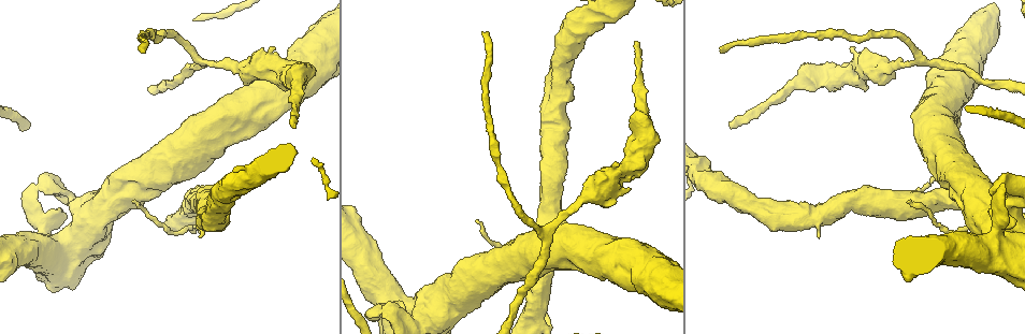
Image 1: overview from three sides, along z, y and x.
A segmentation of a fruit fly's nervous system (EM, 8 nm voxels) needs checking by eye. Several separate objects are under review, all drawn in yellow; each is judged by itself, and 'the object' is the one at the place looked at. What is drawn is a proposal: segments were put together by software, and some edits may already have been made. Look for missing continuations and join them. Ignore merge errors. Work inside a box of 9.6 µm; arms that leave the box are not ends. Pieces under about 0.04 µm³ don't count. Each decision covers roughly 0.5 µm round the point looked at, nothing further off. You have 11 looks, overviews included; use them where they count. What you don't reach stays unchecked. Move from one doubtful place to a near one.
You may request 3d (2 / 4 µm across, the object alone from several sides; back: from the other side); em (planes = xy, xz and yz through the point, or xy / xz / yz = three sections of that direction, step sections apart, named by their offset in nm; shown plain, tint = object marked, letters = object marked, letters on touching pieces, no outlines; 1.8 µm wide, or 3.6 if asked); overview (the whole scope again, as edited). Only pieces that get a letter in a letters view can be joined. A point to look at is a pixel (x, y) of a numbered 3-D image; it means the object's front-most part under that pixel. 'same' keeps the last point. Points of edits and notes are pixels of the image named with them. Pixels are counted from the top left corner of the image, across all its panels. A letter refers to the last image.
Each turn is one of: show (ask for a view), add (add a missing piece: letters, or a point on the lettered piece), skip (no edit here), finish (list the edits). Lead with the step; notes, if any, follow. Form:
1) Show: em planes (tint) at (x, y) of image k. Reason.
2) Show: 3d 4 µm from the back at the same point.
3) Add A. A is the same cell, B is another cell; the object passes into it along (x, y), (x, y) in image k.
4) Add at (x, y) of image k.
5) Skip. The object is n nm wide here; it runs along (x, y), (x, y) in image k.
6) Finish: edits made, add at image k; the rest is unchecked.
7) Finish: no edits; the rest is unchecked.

Show: 3d 4 µm at (191, 218) of image 1. Sudden change in width.

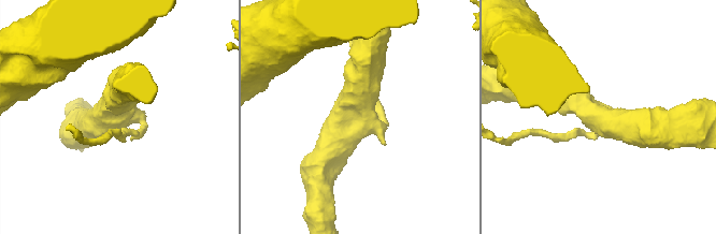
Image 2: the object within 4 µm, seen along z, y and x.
Show: em planes (tint) at (357, 110) of image 2.

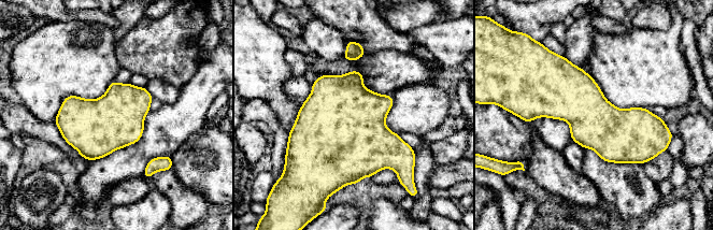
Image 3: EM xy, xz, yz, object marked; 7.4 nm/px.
Show: em planes (letters) at the same point. See the neighbours.

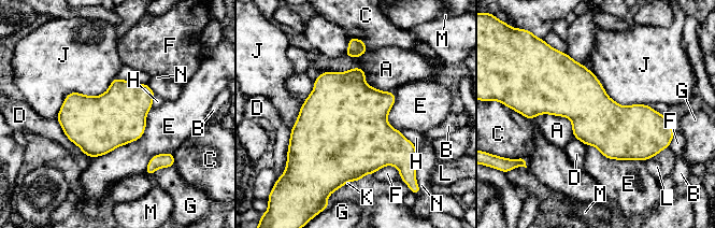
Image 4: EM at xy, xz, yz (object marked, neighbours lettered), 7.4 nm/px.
Skip. A, B, C, D, E, F, G, H, J, K, L, M and N are other cells; a border runs along (116, 76), (55, 117) in image 4; none of them fits.

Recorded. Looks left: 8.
Show: em yz step 8 (plain) at (404, 306) of image 1. Branch stops here.

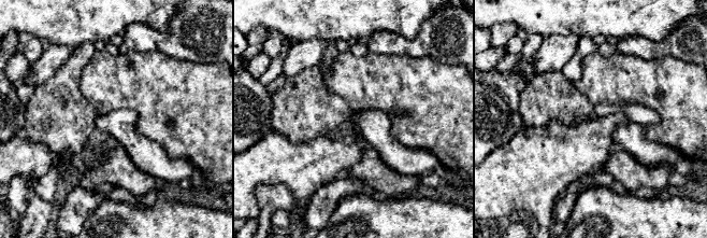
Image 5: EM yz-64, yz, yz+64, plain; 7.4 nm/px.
Show: em yz step 8 (letters) at the same point. See the neighbours.

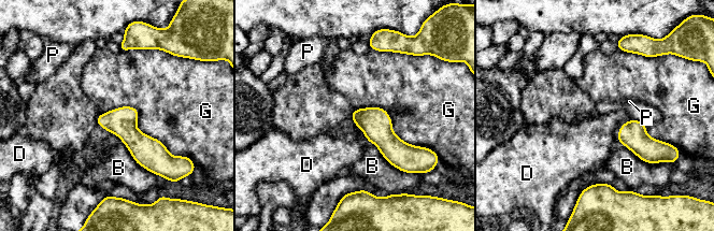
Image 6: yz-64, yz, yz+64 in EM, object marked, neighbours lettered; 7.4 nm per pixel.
Skip. The longest contact is with G, 650 nm; B, D, G and P are other cells; no lettered piece goes on from it.

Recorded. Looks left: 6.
Show: 3d 2 µm from the back at (290, 126) of image 1. Free end.

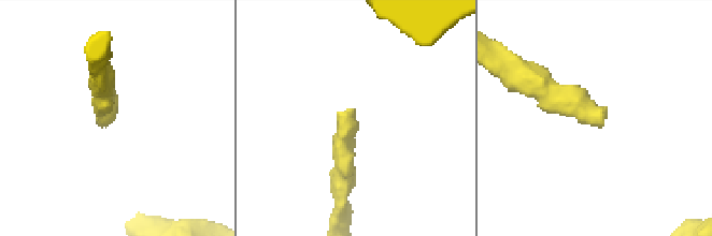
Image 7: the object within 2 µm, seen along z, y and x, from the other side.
Show: em xz step 4 (letters) at (607, 115) of image 7.

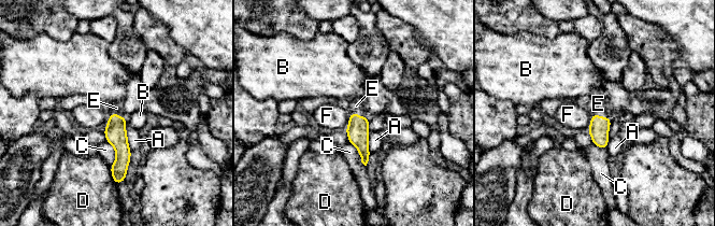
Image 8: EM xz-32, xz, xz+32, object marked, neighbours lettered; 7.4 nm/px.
Show: em planes (letters) at the same point.

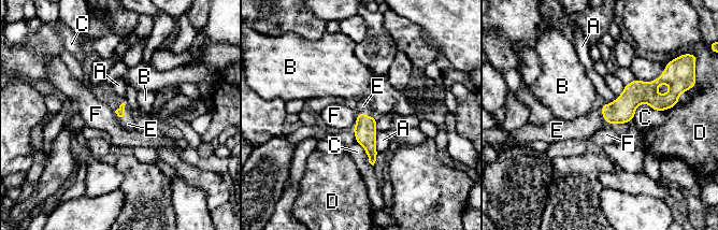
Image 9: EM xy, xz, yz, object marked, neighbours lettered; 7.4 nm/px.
Add E. E is the same cell, A, B, C, D and F are other cells; the object passes into it along (364, 130), (365, 115), (363, 105) in image 9; the neuron continues.

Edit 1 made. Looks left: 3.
Show: overview.

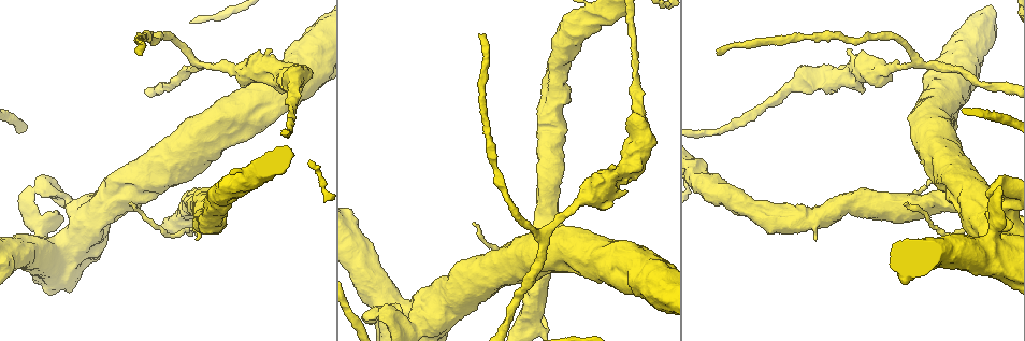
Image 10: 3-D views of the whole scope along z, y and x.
Show: em 3.6 µm planes (letters) at (863, 92) of image 10. Stops while still wide.

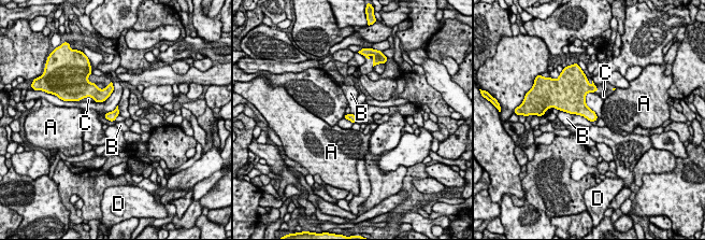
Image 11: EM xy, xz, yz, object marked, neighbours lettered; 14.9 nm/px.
Skip. A, B, C and D are other cells; no lettered piece goes on from it.

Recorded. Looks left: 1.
Finish: edits made, add at image 9; the rest is unchecked.

